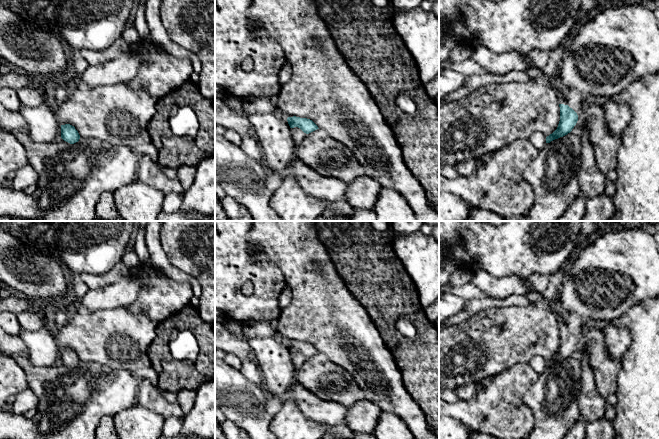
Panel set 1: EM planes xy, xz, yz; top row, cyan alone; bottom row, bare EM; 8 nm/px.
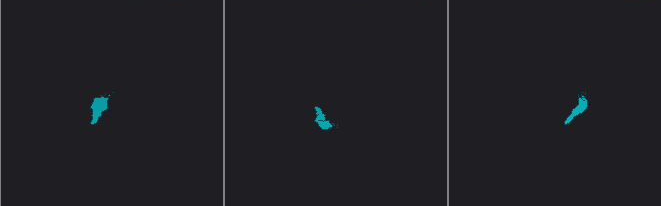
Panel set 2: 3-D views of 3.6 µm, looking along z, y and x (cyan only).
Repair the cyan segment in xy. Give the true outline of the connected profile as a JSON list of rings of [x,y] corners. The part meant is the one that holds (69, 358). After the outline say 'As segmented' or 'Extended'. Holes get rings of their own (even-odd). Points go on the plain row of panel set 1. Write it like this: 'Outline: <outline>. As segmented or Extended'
Outline: [[[65,348],[61,349],[61,362],[70,368],[74,368],[79,365],[80,359],[74,350]]]. As segmented

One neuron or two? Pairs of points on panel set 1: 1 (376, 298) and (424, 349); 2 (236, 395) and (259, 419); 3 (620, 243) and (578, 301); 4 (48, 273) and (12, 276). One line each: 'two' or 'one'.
1: one
2: one
3: one
4: one

